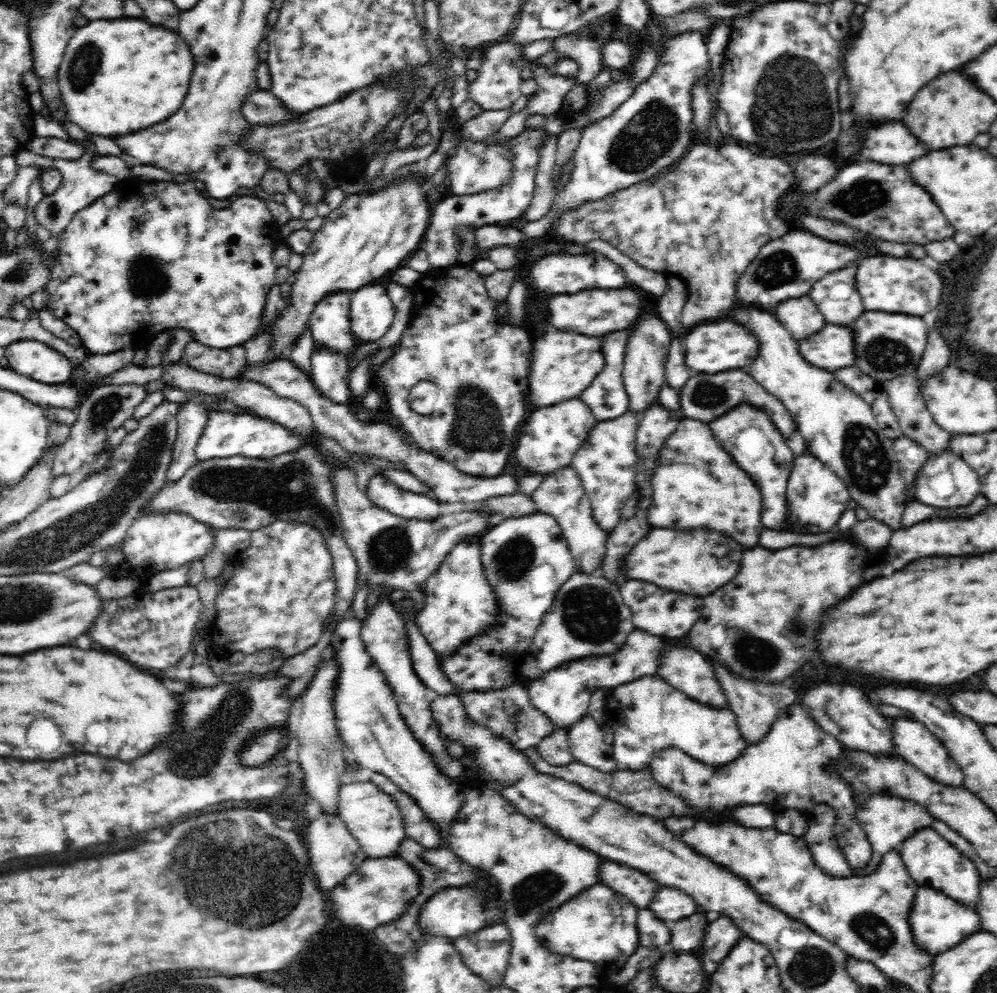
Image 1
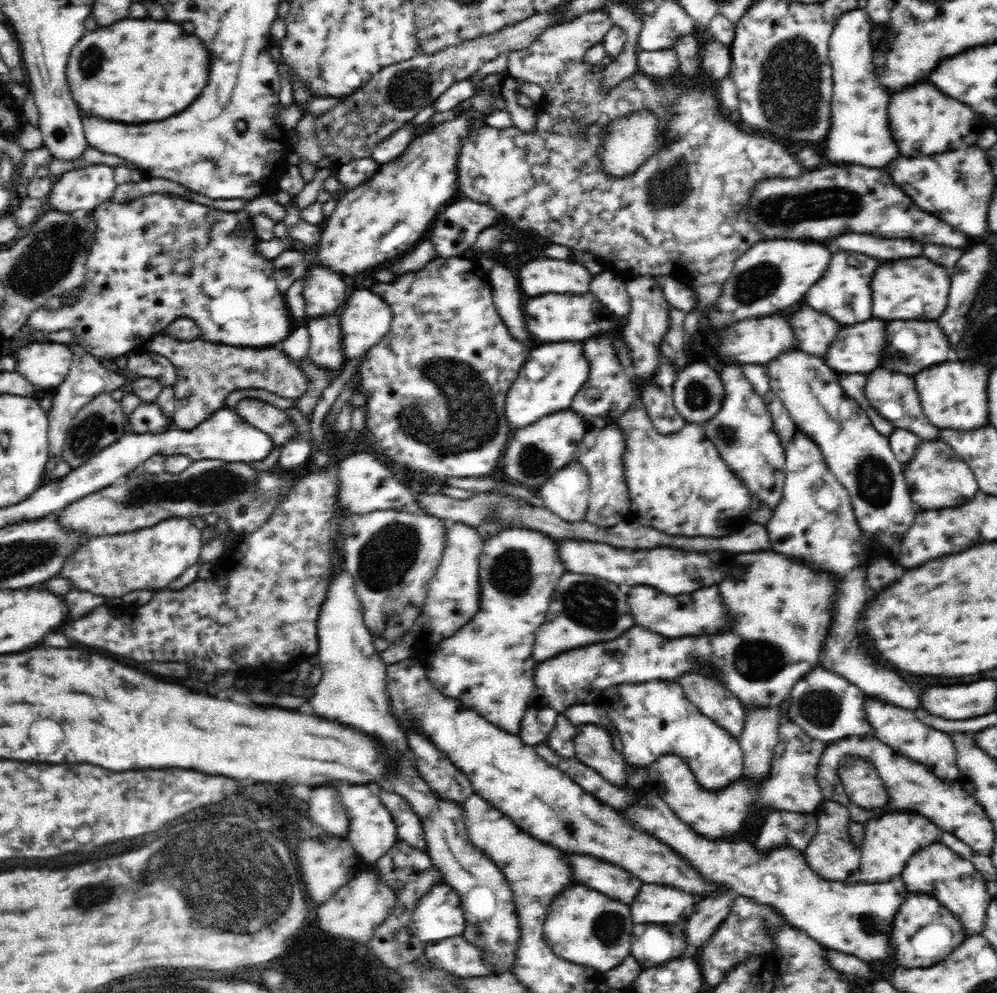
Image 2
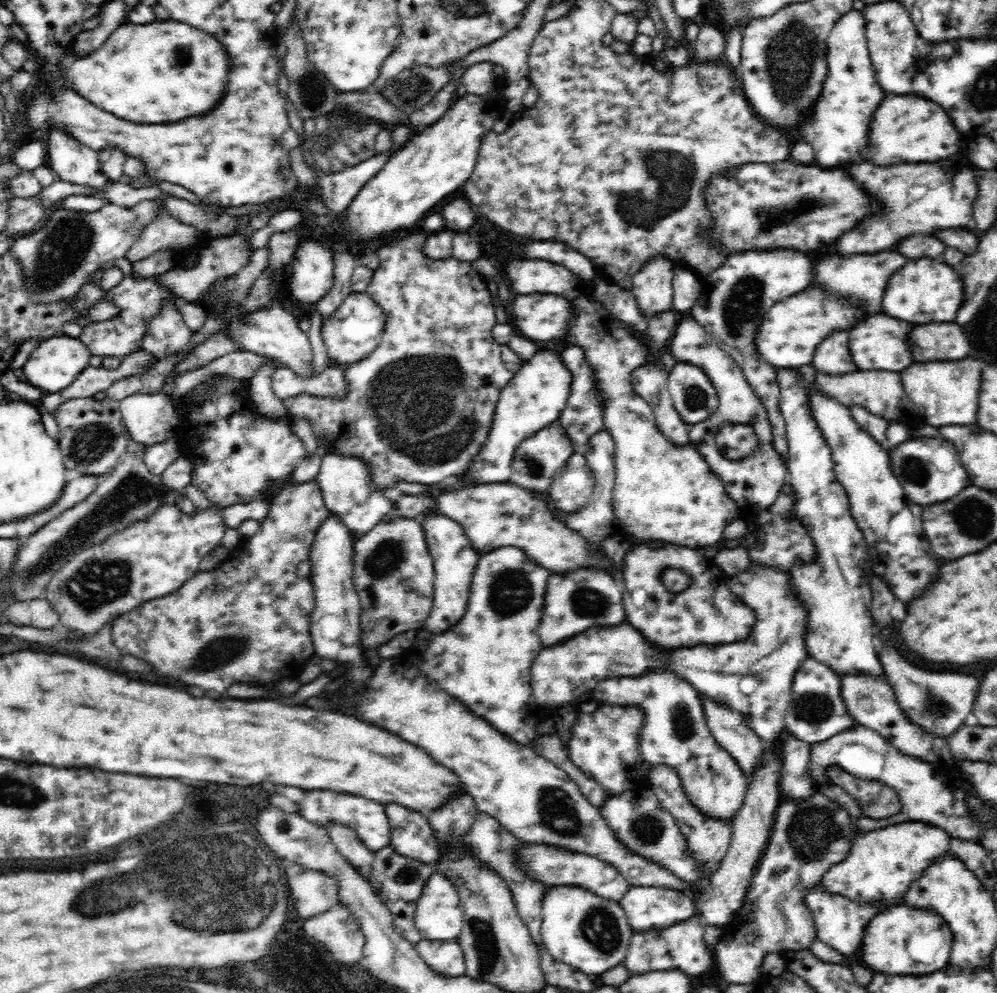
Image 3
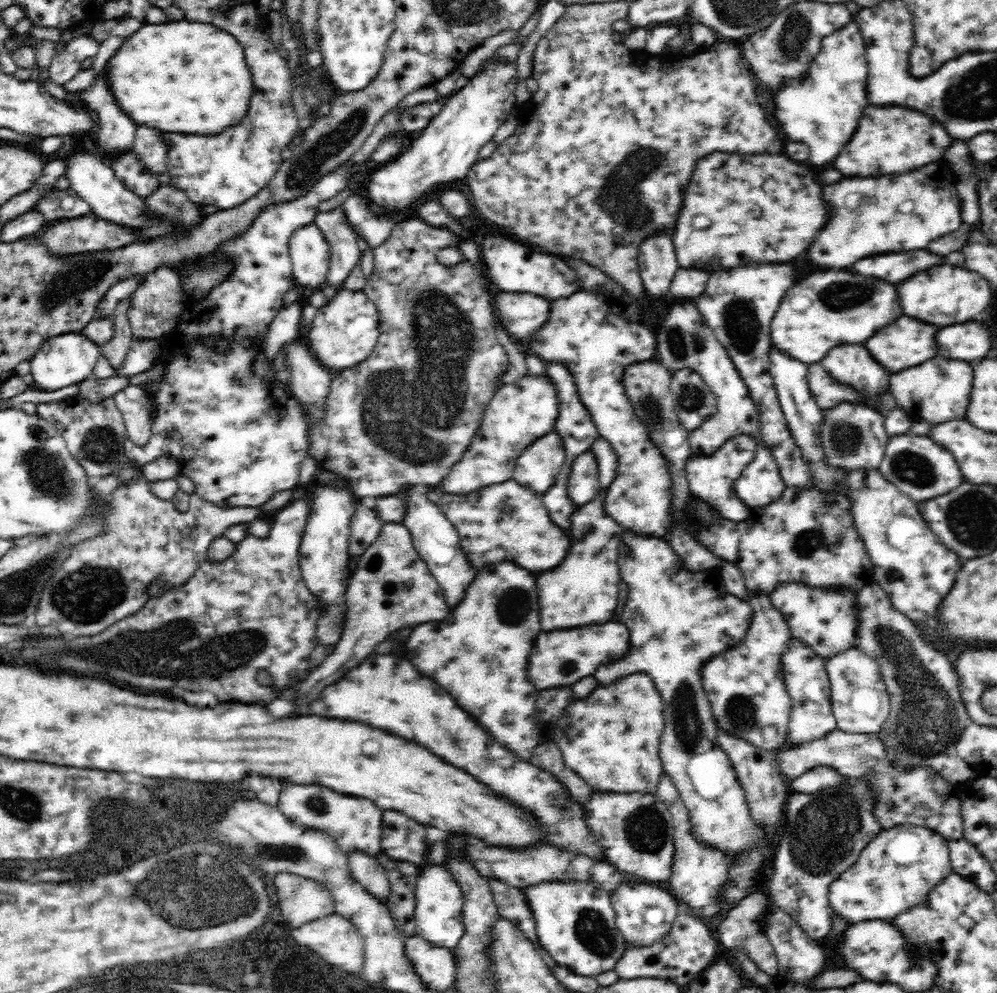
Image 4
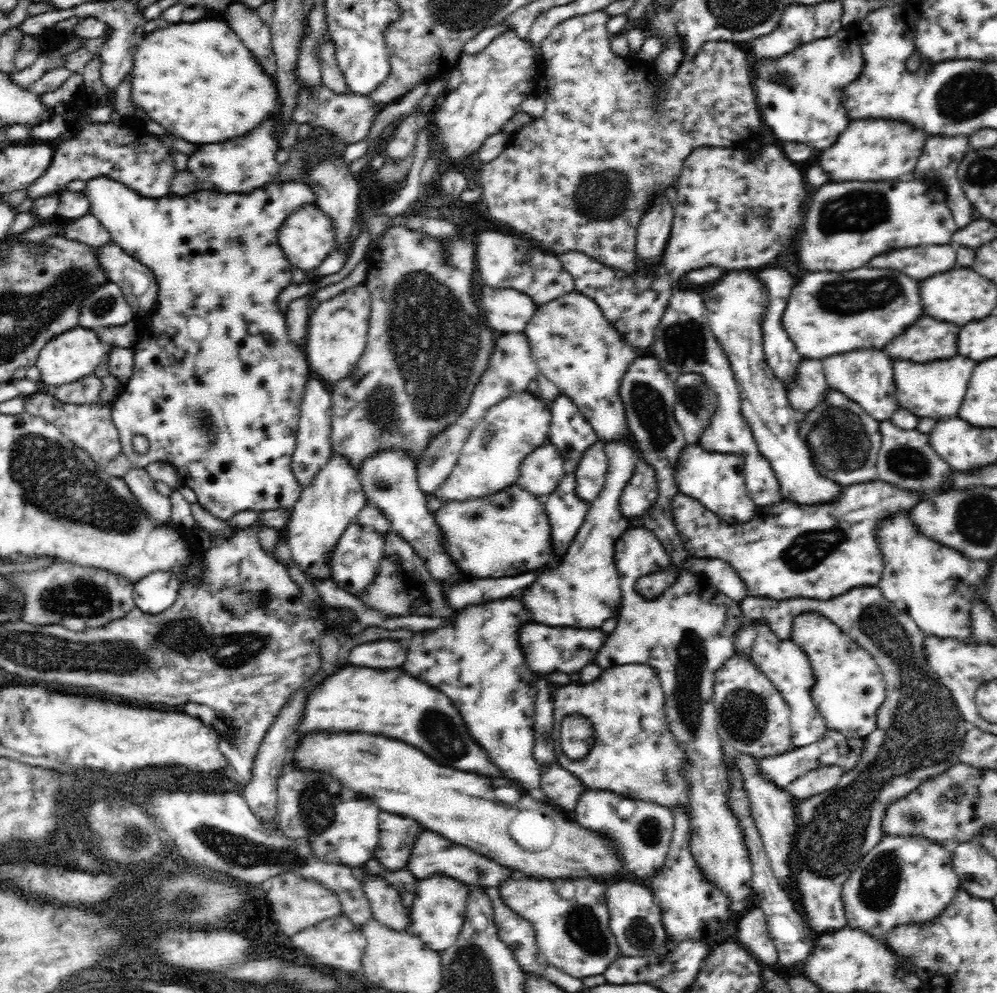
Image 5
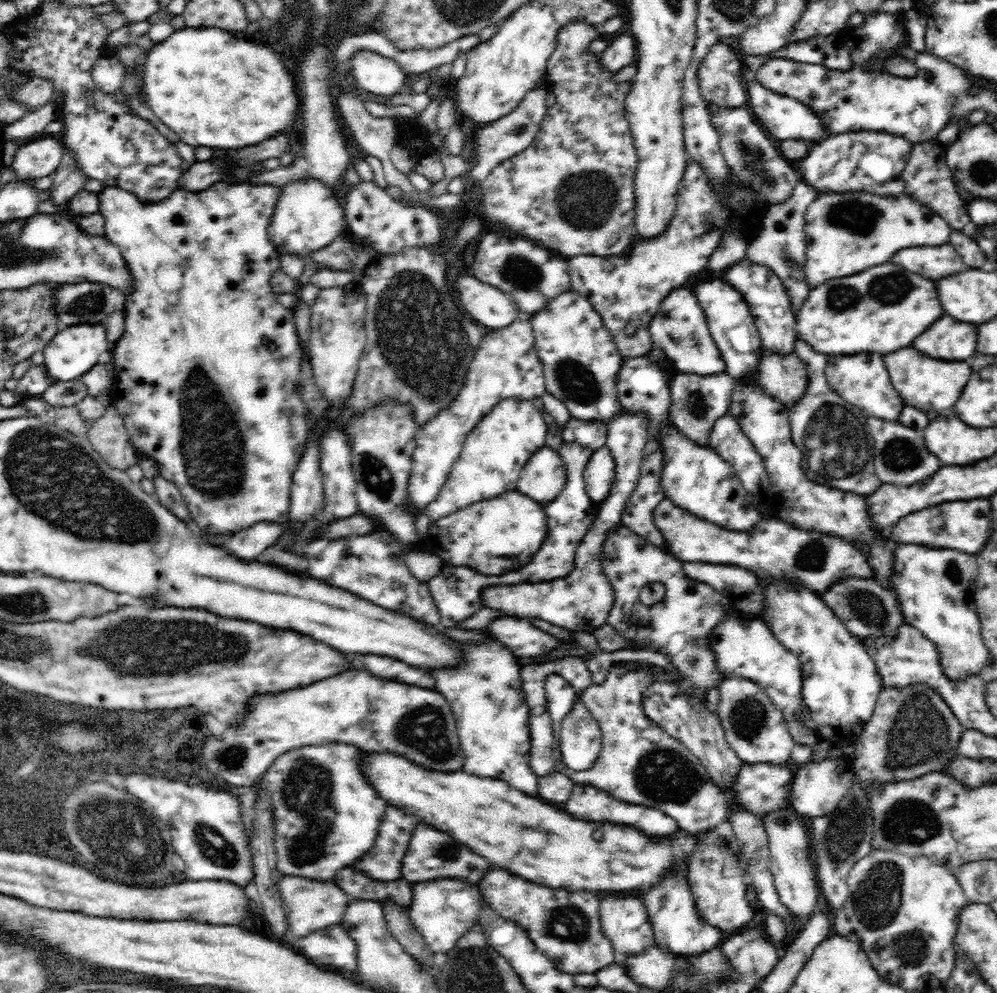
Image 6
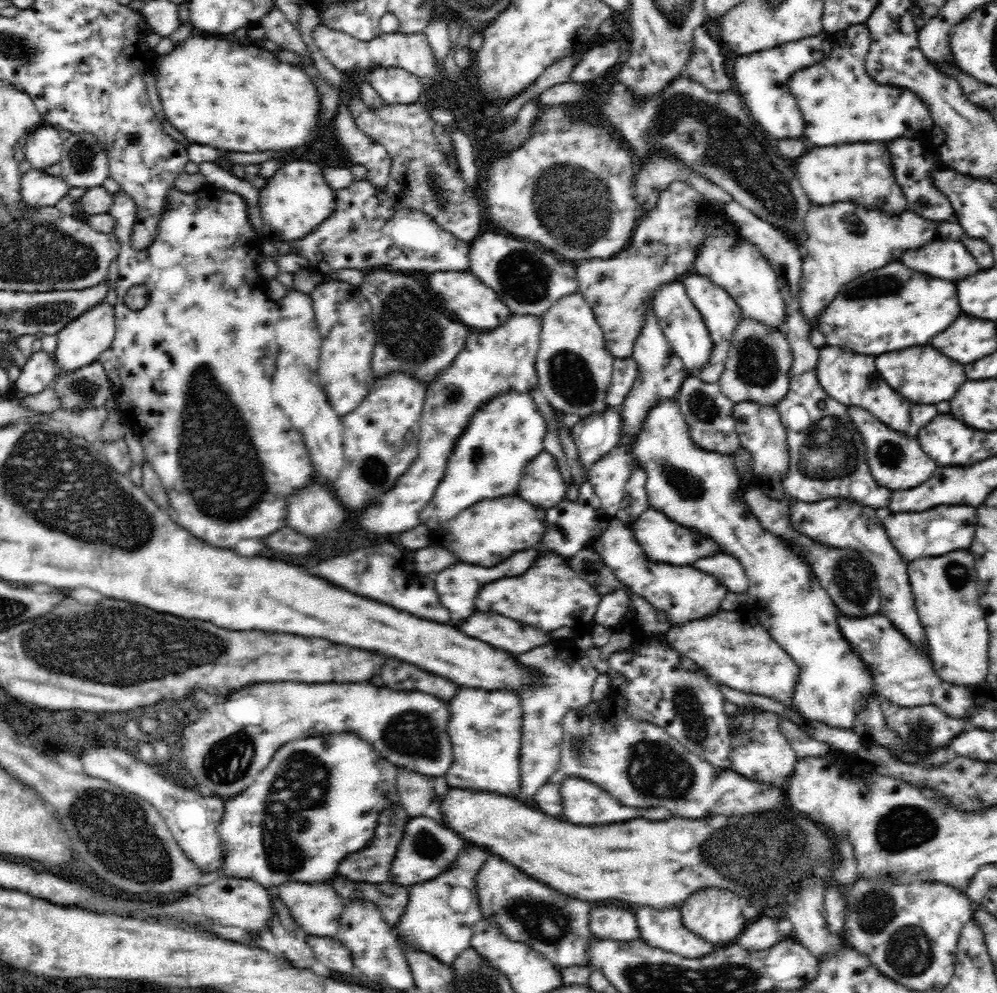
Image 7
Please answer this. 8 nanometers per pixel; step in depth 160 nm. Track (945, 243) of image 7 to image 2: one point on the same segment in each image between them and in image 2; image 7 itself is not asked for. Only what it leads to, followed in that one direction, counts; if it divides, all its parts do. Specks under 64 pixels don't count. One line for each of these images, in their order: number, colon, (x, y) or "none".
2: (843, 292)
3: (862, 277)
4: (895, 267)
5: (920, 262)
6: (935, 261)

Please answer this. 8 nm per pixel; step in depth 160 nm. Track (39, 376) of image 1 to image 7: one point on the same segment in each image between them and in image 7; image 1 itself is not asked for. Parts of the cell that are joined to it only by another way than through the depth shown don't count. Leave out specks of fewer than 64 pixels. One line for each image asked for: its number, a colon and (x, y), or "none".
2: (45, 364)
3: (55, 363)
4: (67, 359)
5: (74, 354)
6: (76, 349)
7: (81, 342)

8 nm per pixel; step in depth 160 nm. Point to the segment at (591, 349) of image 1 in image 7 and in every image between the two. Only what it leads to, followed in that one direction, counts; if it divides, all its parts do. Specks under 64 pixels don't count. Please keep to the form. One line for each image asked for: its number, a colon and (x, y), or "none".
2: (552, 375)
3: (535, 397)
4: (520, 413)
5: (490, 461)
6: (497, 449)
7: (506, 433)

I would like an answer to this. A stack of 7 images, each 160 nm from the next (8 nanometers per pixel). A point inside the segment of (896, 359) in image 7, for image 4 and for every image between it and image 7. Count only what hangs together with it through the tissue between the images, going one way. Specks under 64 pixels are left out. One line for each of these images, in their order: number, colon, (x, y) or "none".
4: (938, 389)
5: (936, 388)
6: (927, 383)

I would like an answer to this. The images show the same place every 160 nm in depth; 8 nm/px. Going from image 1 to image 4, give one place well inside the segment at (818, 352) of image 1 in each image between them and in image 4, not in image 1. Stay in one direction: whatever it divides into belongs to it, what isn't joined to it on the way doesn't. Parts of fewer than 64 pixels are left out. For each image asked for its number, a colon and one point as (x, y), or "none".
2: (860, 348)
3: (880, 342)
4: (908, 342)

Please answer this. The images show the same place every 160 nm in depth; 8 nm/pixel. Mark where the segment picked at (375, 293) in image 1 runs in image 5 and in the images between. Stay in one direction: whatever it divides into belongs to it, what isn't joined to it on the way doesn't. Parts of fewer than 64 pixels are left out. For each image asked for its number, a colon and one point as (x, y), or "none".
2: (365, 318)
3: (350, 334)
4: (343, 333)
5: (337, 329)

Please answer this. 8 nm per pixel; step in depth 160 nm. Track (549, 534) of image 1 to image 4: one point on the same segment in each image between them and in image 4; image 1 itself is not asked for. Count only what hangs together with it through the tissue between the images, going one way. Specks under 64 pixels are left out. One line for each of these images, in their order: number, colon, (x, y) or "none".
2: (487, 665)
3: (483, 660)
4: (479, 653)

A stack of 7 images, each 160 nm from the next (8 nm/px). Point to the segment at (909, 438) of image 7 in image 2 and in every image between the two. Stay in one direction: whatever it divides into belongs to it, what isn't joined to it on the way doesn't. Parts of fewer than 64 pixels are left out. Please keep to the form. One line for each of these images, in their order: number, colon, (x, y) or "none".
2: (936, 478)
3: (929, 469)
4: (920, 468)
5: (906, 458)
6: (900, 457)

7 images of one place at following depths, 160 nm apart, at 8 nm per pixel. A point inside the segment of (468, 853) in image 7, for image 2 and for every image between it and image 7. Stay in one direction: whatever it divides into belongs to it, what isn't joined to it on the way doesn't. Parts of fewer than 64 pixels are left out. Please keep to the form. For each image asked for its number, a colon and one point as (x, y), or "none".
2: (438, 915)
3: (439, 915)
4: (438, 915)
5: (438, 912)
6: (442, 911)

